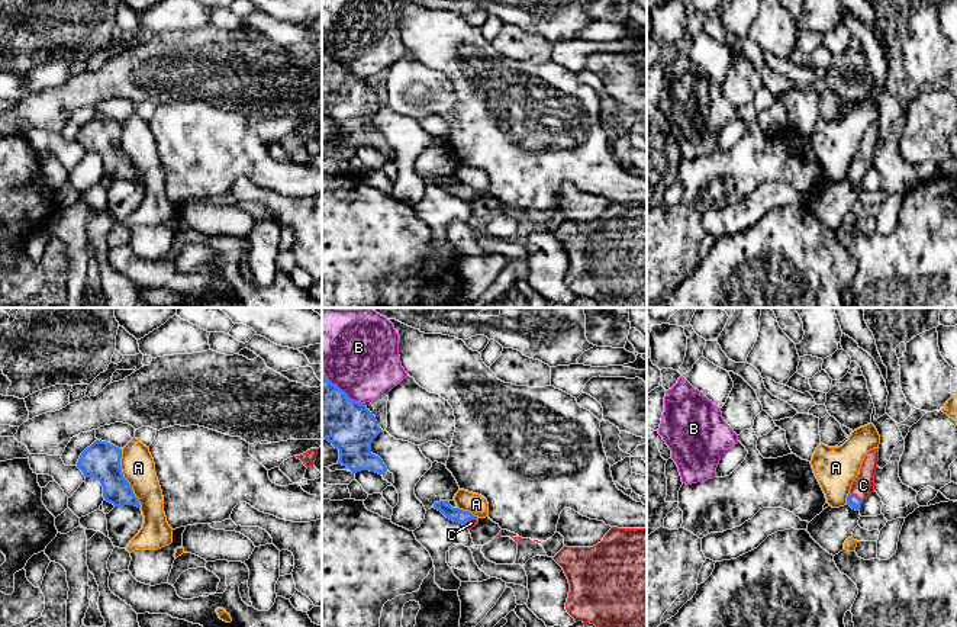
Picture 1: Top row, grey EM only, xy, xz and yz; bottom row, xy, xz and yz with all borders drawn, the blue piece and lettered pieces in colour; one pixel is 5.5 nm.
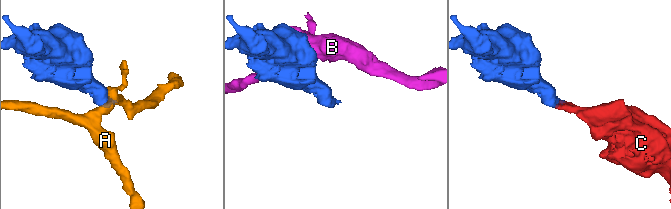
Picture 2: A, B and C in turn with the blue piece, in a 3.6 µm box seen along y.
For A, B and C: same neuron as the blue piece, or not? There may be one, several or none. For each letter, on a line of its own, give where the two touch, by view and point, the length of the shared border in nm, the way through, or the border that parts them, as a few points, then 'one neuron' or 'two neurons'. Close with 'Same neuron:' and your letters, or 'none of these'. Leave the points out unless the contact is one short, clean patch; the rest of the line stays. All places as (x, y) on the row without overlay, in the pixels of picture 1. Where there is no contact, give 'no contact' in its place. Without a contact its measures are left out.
A: xy (123, 153) | 340 nm | two neurons
B: xz (342, 67) | 280 nm | two neurons
C: yz (856, 170) | 90 nm | across yz (853, 176), (856, 170), (863, 160) | one neuron
Same neuron: C

